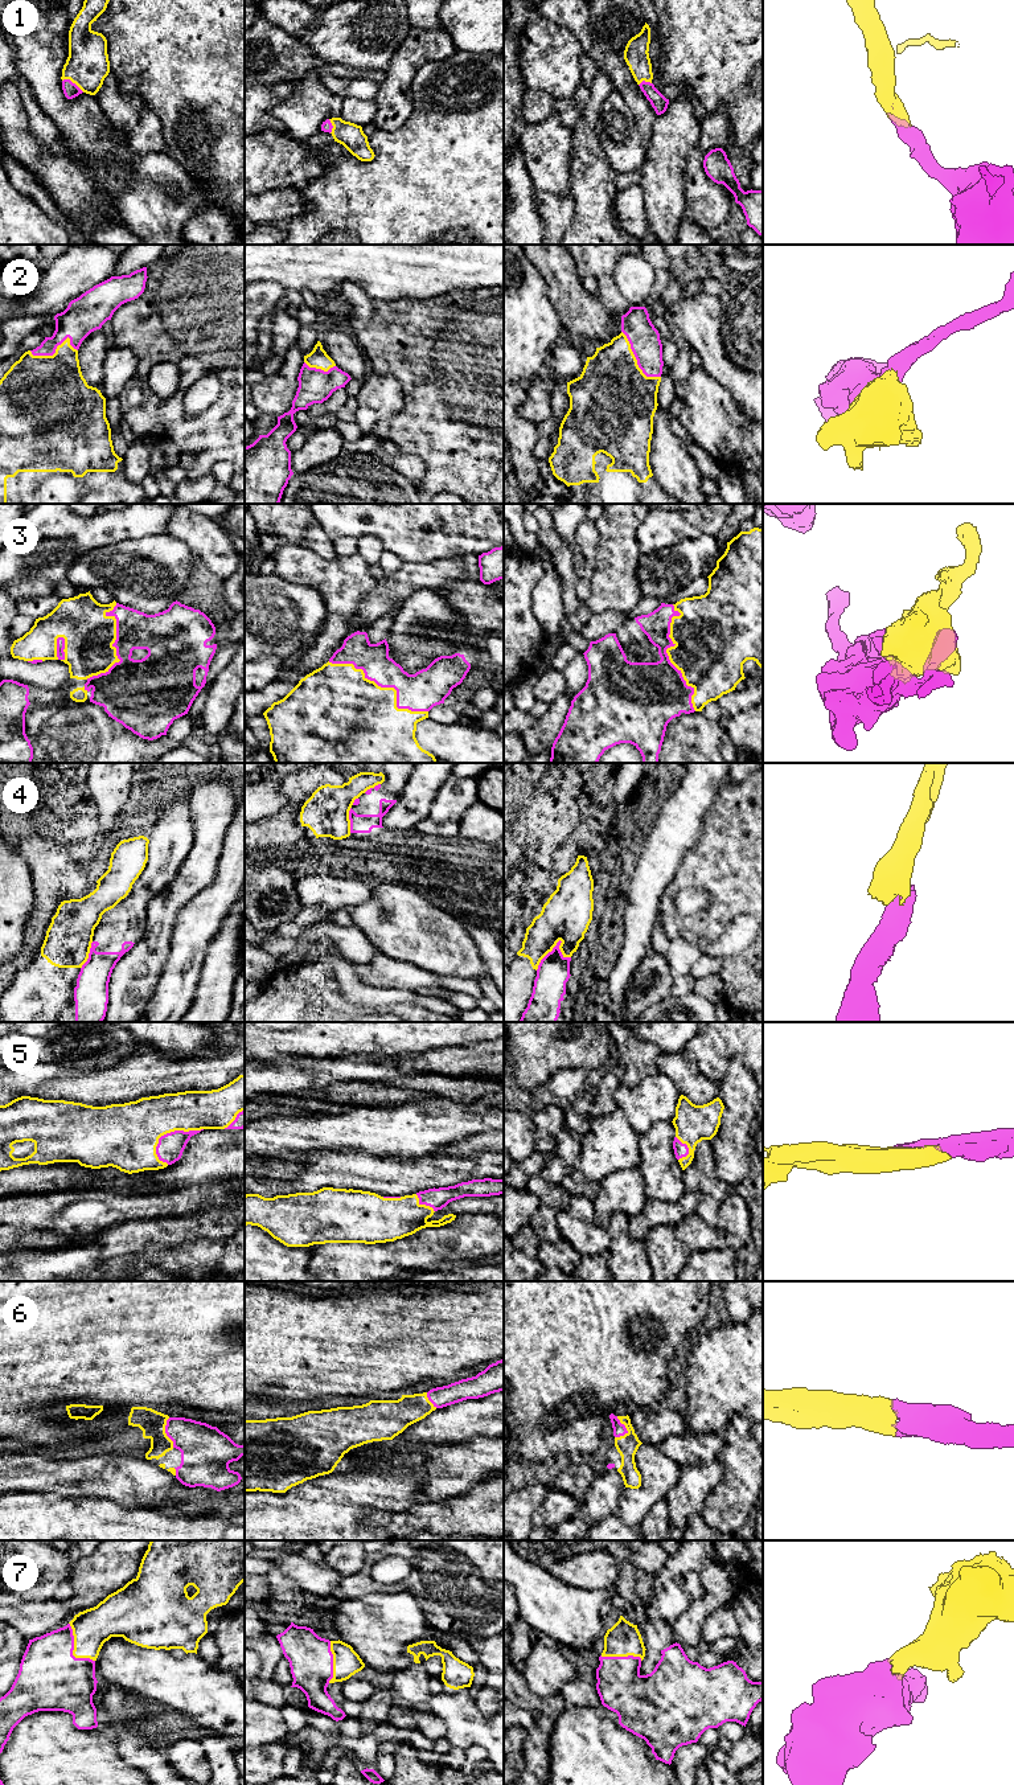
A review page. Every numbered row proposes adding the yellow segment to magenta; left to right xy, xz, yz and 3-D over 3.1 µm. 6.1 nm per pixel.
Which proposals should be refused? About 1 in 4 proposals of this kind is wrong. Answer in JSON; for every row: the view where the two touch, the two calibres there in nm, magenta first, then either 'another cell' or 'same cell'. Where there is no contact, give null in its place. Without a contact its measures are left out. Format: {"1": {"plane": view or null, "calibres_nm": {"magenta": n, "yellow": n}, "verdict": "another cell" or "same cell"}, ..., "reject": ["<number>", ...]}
{"1": {"plane": "xy", "calibres_nm": {"magenta": 90, "yellow": 260}, "verdict": "same cell"}, "2": {"plane": "yz", "calibres_nm": {"magenta": 190, "yellow": 440}, "verdict": "same cell"}, "3": {"plane": "yz", "calibres_nm": {"magenta": 380, "yellow": 420}, "verdict": "same cell"}, "4": {"plane": "yz", "calibres_nm": {"magenta": 200, "yellow": 280}, "verdict": "another cell"}, "5": {"plane": "xy", "calibres_nm": {"magenta": 160, "yellow": 360}, "verdict": "same cell"}, "6": {"plane": "yz", "calibres_nm": {"magenta": 80, "yellow": 140}, "verdict": "same cell"}, "7": {"plane": "xy", "calibres_nm": {"magenta": 400, "yellow": 240}, "verdict": "same cell"}, "reject": ["4"]}

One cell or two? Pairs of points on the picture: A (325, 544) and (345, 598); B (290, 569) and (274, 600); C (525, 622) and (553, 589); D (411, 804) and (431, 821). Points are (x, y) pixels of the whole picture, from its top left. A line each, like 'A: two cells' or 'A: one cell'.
A: two cells
B: two cells
C: two cells
D: two cells

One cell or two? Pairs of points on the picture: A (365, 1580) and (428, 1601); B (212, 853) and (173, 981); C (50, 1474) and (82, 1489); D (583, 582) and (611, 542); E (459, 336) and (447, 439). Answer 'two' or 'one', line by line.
A: one
B: two
C: one
D: two
E: one

